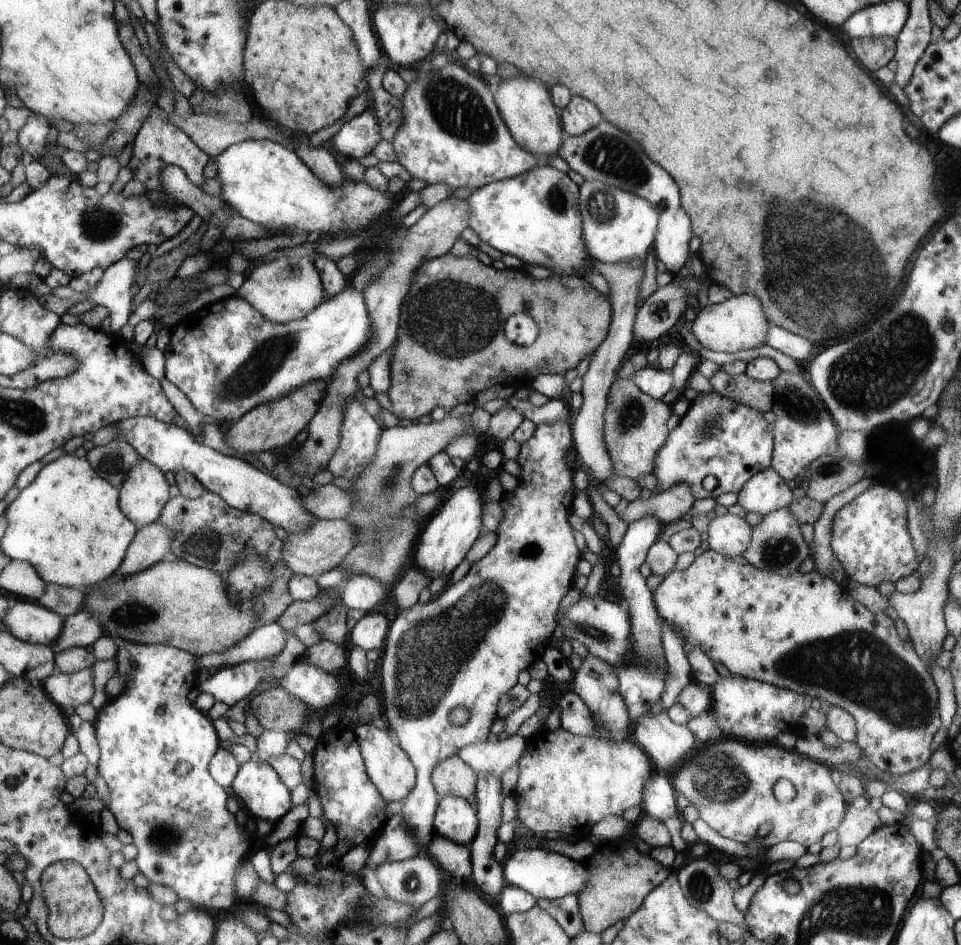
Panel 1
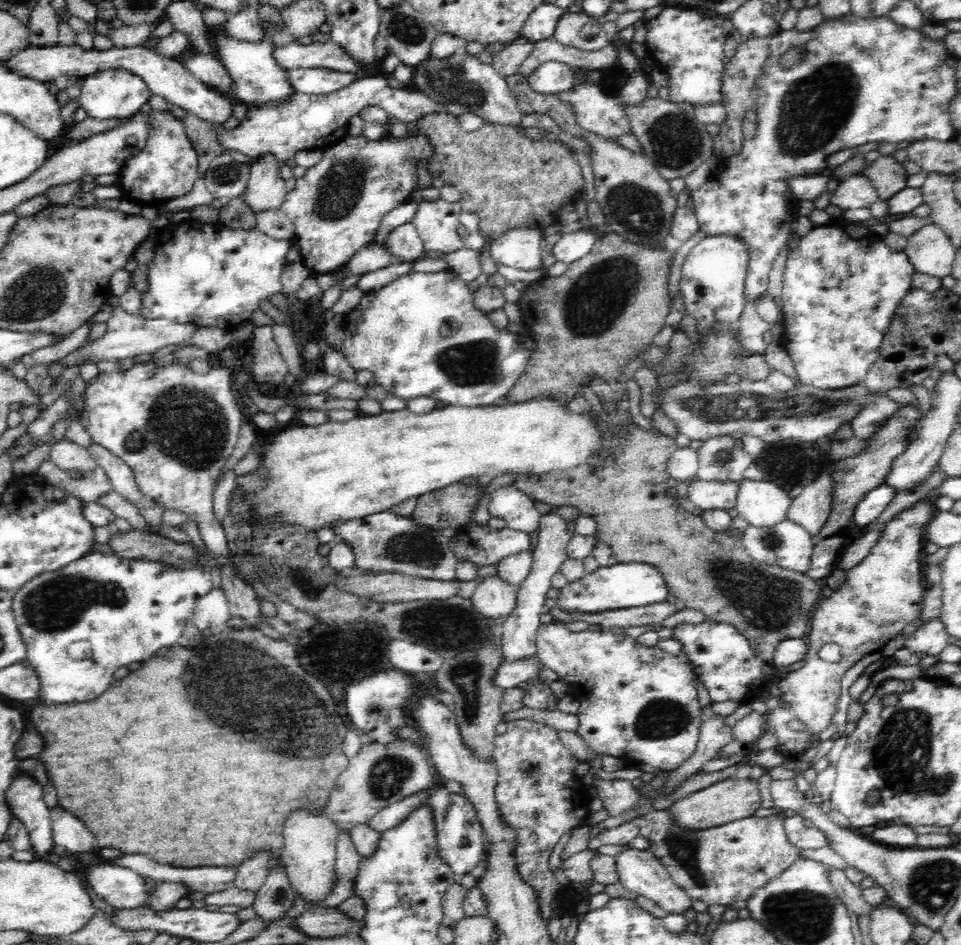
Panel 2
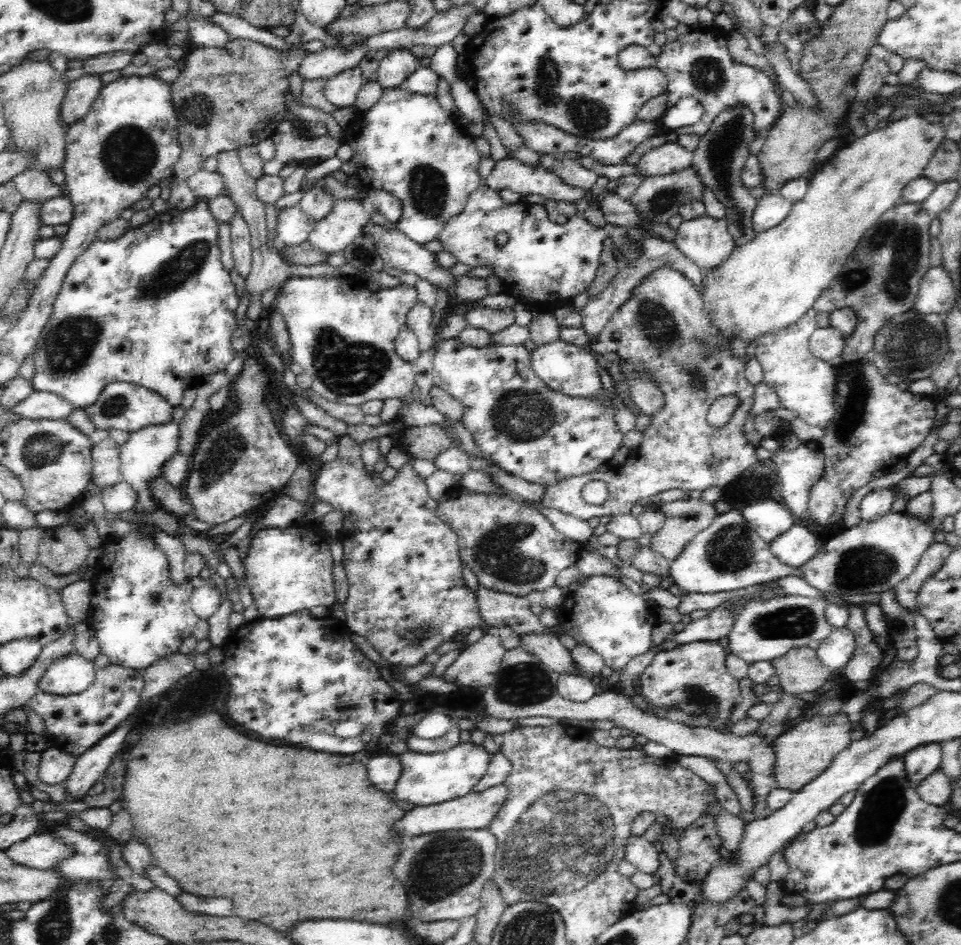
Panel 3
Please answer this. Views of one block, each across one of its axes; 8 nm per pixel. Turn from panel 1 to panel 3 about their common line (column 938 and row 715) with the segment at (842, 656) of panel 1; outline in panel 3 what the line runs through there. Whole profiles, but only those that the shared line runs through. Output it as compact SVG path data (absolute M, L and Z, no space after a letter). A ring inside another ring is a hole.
M700 640L676 646L673 650L658 651L652 664L646 666L646 670L640 676L641 690L645 698L653 705L676 706L686 713L692 713L693 716L699 714L708 714L713 718L713 724L708 727L714 731L731 733L732 726L728 725L730 713L736 704L740 694L740 681L727 673L724 660L727 655L724 652L724 646L720 646L717 641Z

